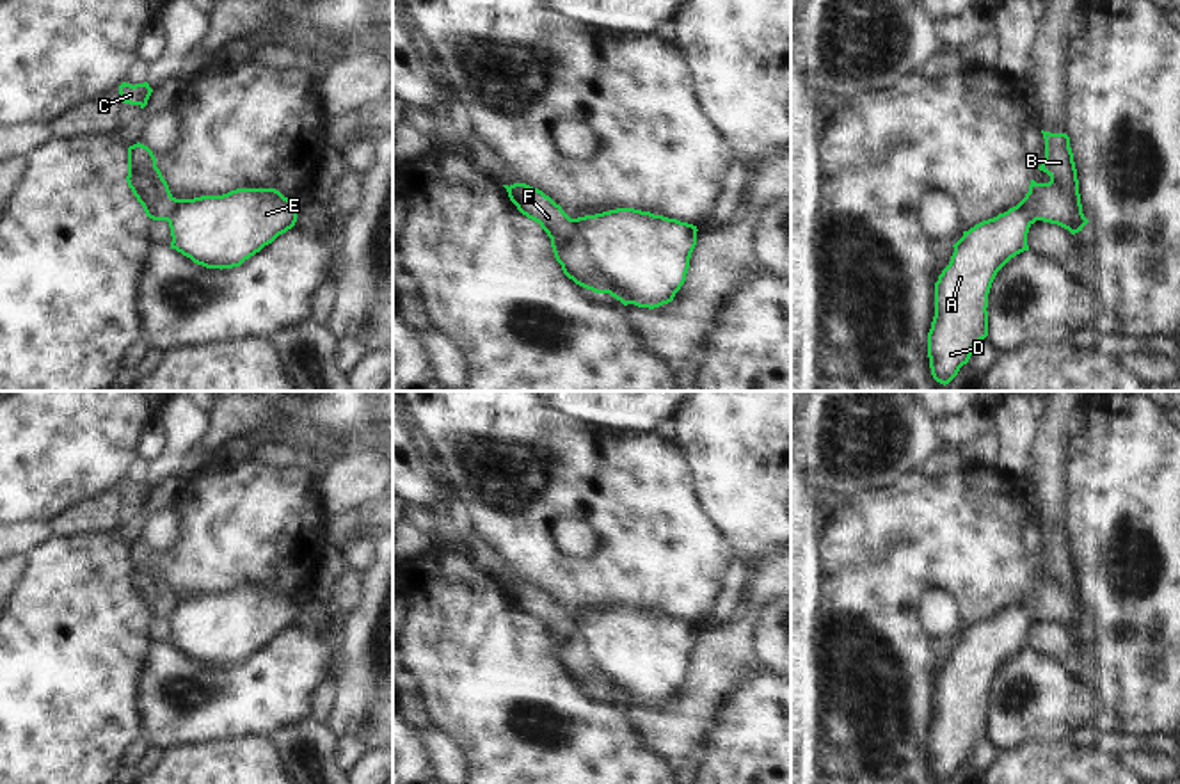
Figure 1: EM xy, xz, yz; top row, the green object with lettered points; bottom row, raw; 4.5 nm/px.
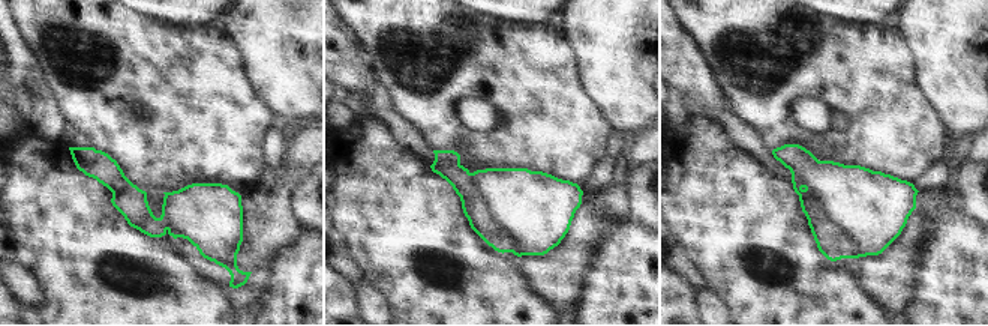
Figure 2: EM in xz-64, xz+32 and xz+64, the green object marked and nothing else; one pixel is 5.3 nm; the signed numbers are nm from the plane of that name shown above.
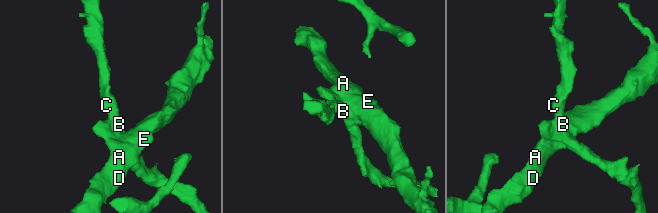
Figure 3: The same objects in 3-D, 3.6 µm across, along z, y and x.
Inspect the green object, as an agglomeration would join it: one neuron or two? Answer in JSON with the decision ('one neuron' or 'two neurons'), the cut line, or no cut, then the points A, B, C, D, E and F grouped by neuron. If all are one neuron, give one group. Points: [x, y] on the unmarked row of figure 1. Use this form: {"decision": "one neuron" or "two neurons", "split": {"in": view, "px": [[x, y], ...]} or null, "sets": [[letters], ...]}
{"decision": "two neurons", "split": {"in": "xz", "px": [[573, 617], [592, 664], [603, 676], [606, 690]]}, "sets": [["A", "D", "E"], ["B", "C", "F"]]}

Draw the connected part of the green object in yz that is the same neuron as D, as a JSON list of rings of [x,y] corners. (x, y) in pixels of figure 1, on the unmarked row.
[[[1018,601],[993,617],[963,629],[949,663],[935,681],[935,715],[928,731],[931,773],[949,782],[974,745],[988,734],[988,692],[997,670],[1029,649],[1027,631],[1036,620],[1032,606]]]

